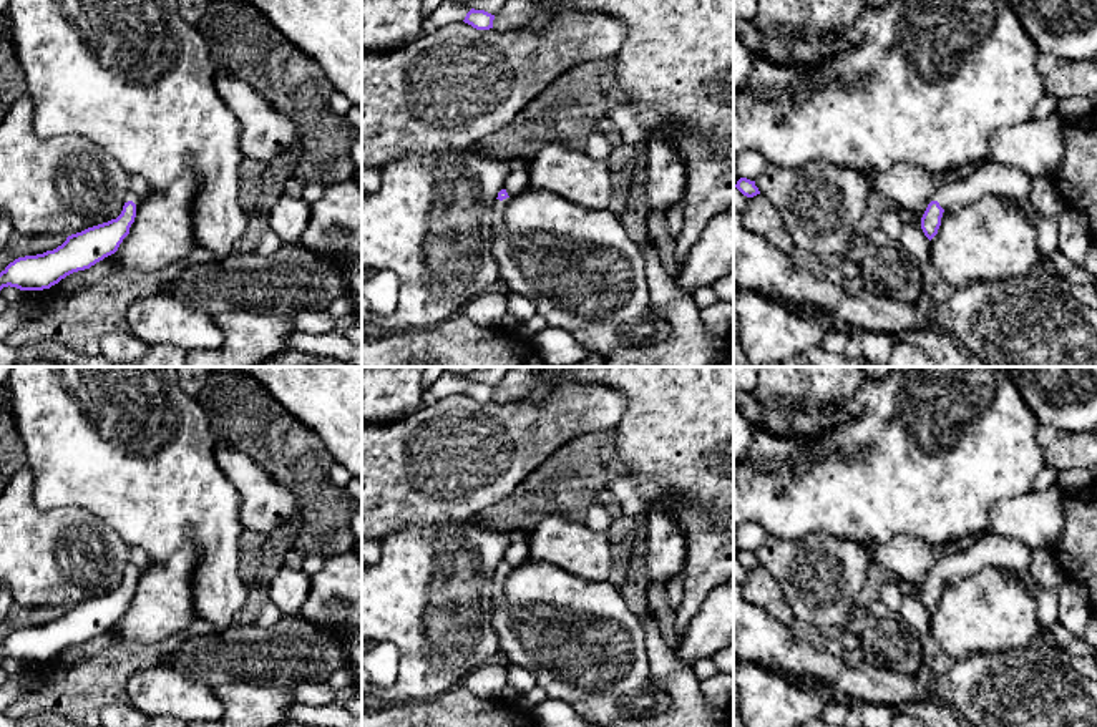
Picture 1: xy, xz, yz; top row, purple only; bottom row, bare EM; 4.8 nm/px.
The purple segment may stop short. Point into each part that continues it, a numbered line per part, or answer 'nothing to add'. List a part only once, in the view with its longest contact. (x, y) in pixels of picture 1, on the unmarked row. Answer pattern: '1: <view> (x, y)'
1: xz (500, 578)

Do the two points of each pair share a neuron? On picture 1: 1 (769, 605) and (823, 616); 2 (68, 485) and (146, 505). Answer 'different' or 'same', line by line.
1: different
2: same

